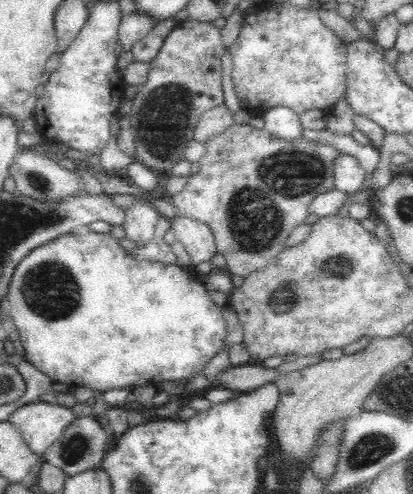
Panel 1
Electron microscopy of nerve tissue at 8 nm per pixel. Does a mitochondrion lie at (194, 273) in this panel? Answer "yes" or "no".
no

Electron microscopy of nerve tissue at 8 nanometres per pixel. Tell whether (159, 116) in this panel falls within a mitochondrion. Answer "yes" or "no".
yes

